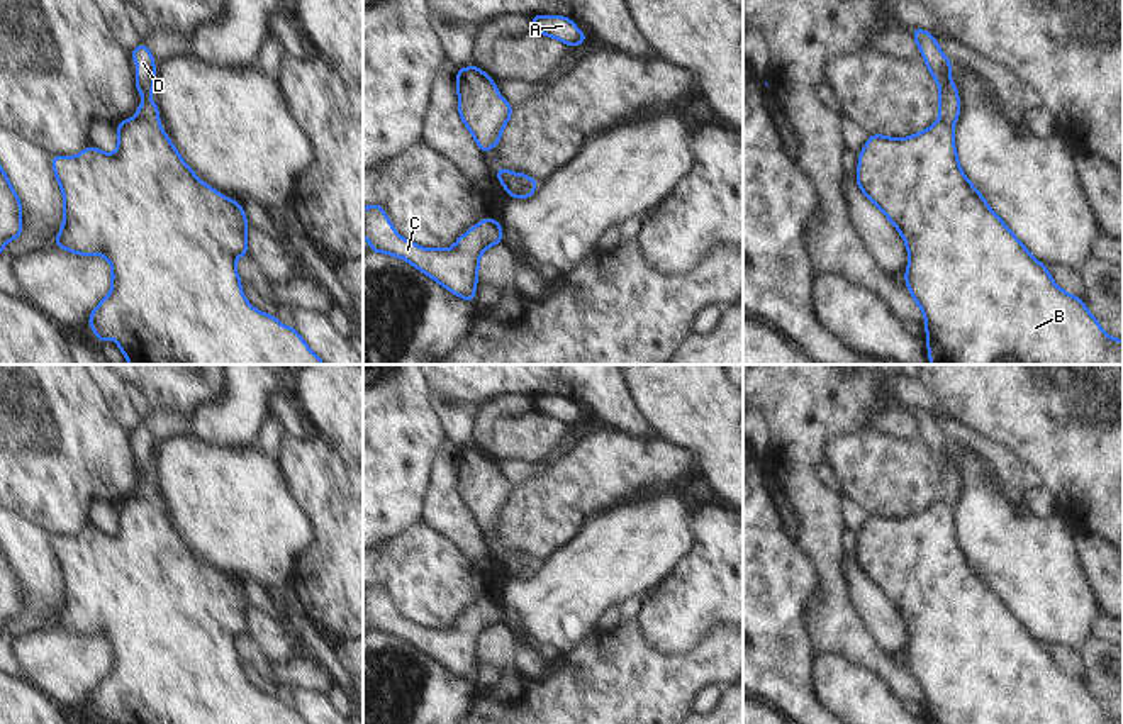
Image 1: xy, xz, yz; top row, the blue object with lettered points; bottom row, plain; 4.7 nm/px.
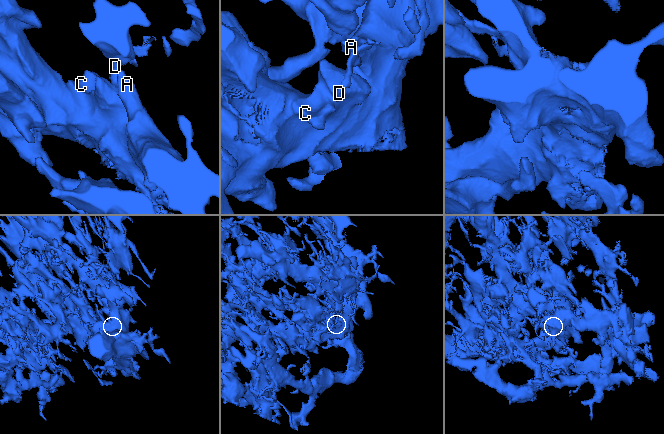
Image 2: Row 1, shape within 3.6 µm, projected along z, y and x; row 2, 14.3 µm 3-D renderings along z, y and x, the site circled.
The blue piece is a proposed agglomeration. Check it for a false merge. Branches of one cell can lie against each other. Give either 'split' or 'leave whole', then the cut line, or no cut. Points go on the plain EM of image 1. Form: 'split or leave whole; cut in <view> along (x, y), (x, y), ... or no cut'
split; cut in xy along (134, 497), (158, 506)

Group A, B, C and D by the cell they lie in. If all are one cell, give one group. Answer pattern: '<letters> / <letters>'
A B C / D

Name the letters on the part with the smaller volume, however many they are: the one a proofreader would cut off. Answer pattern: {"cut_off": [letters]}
{"cut_off": ["D"]}

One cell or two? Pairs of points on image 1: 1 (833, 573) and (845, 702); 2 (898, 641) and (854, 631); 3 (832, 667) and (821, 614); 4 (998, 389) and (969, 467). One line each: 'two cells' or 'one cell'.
1: two cells
2: two cells
3: two cells
4: two cells

